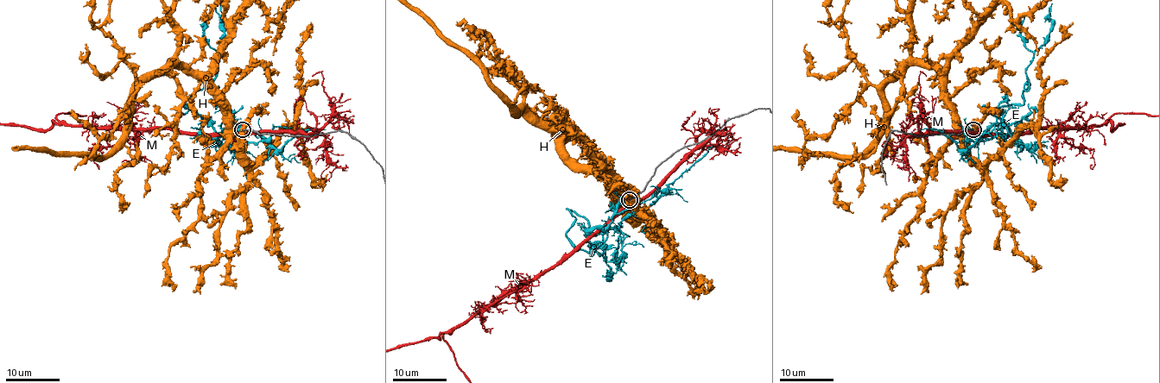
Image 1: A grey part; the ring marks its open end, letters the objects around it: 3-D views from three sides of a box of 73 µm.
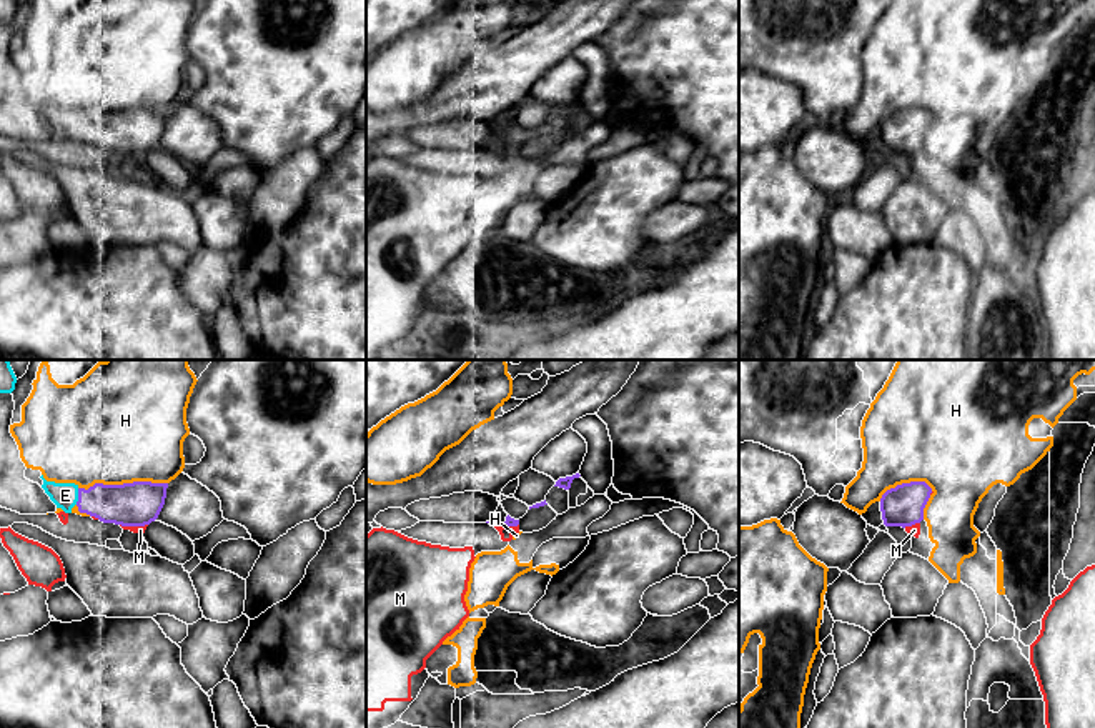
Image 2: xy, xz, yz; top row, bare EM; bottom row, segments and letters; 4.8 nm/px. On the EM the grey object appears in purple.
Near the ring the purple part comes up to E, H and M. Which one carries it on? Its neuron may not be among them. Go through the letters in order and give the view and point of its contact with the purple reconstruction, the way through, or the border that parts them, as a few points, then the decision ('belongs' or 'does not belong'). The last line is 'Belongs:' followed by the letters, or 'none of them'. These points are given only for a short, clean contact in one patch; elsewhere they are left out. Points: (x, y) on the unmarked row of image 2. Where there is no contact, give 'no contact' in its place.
E: xy (79, 124) | belongs
H: xy (123, 110) | does not belong
M: xy (133, 152) | along xy (120, 150), (147, 152) | does not belong
Belongs: E

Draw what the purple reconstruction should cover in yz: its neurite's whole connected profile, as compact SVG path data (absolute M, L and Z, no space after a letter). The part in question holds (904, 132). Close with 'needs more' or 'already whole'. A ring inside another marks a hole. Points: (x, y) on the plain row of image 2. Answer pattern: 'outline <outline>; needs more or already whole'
outline M910 108L887 117L880 125L885 153L912 153L924 147L932 115L925 108Z; already whole

